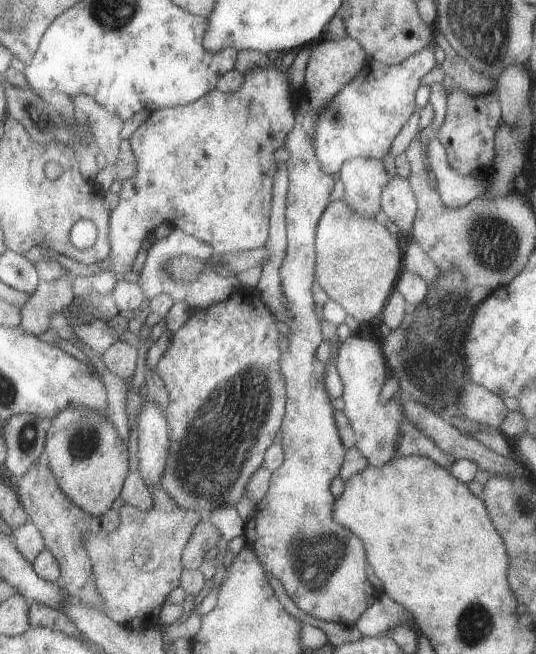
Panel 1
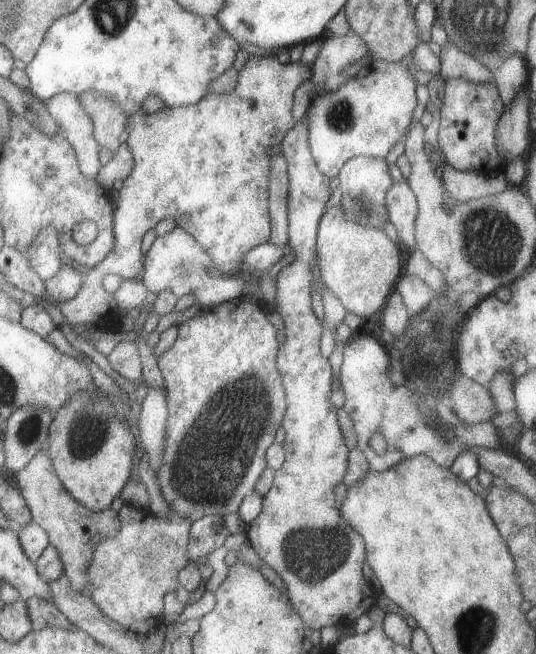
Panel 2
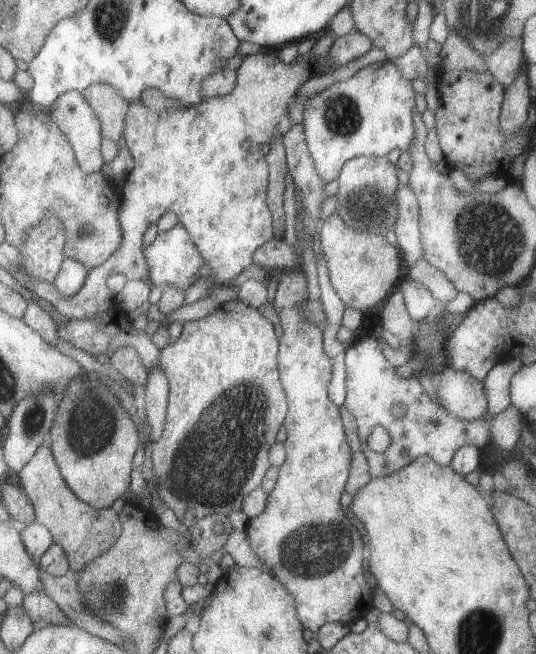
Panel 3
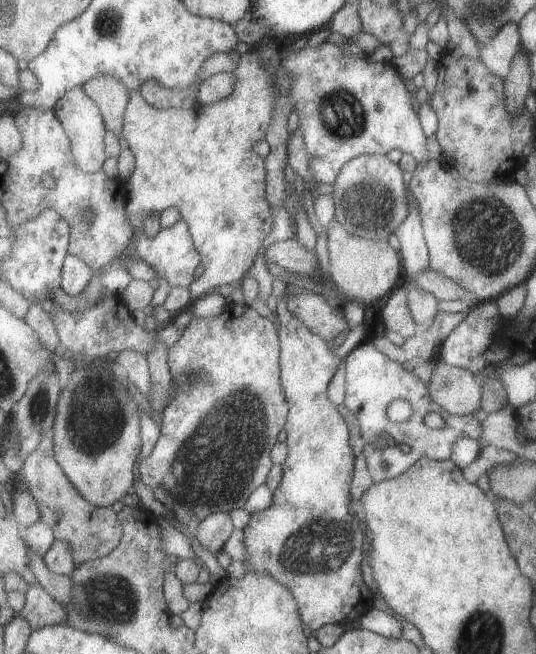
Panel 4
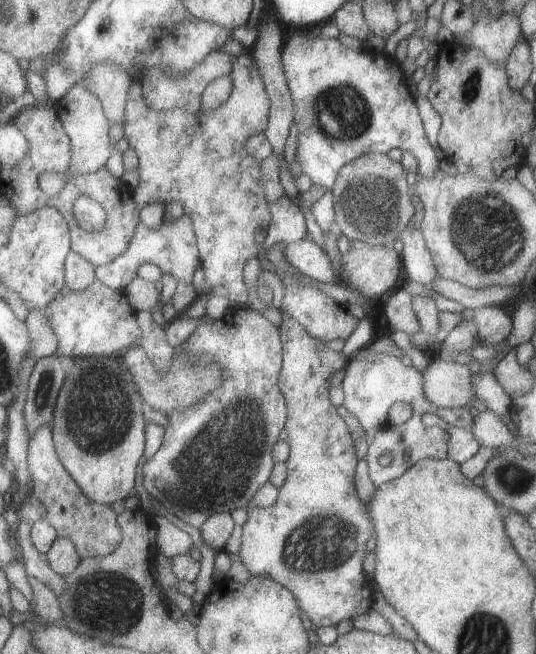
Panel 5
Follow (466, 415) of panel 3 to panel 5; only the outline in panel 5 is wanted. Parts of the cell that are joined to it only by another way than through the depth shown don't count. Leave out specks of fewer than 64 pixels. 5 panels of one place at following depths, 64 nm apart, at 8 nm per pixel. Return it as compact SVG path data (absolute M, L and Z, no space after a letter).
M435 354L431 366L425 370L425 380L427 396L441 408L469 408L477 398L471 370L463 364L445 362L439 354Z

